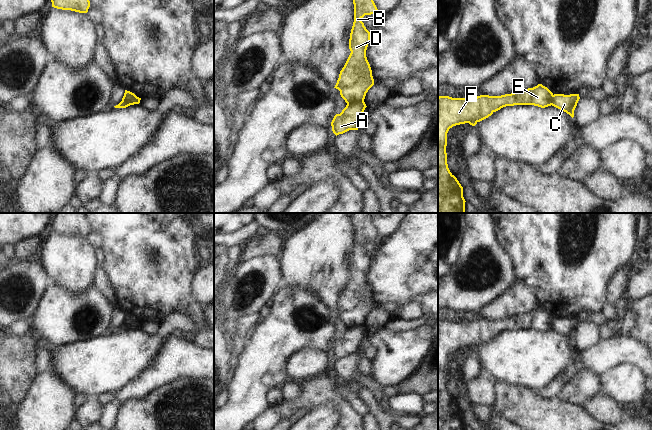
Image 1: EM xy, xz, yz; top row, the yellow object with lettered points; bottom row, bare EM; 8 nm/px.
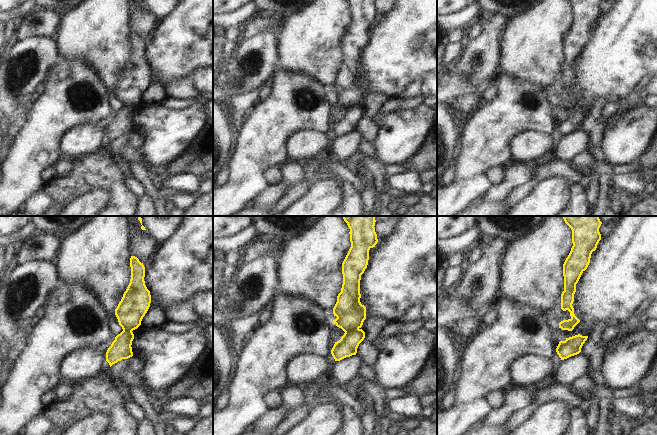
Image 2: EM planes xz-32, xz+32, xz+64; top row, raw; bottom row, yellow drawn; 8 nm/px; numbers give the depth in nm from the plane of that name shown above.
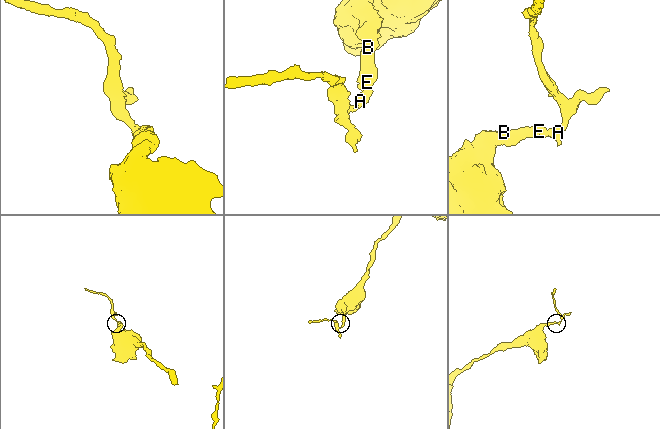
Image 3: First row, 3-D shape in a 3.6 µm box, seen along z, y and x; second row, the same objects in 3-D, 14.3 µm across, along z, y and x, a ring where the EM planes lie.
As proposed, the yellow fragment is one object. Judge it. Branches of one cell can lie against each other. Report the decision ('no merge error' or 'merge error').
merge error

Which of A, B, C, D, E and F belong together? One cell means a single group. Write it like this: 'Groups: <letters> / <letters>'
Groups: A C / B D E F

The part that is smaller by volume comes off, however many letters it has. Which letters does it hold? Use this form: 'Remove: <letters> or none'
Remove: A, C

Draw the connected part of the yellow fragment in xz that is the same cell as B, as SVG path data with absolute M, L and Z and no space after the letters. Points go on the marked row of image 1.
M353 0L354 22L350 33L351 51L334 88L340 91L347 104L364 102L366 93L374 85L372 70L366 57L370 32L361 19L378 12L373 0Z

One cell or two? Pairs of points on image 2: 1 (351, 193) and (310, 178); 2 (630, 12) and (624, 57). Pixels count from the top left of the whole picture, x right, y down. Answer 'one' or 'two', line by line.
1: one
2: one

